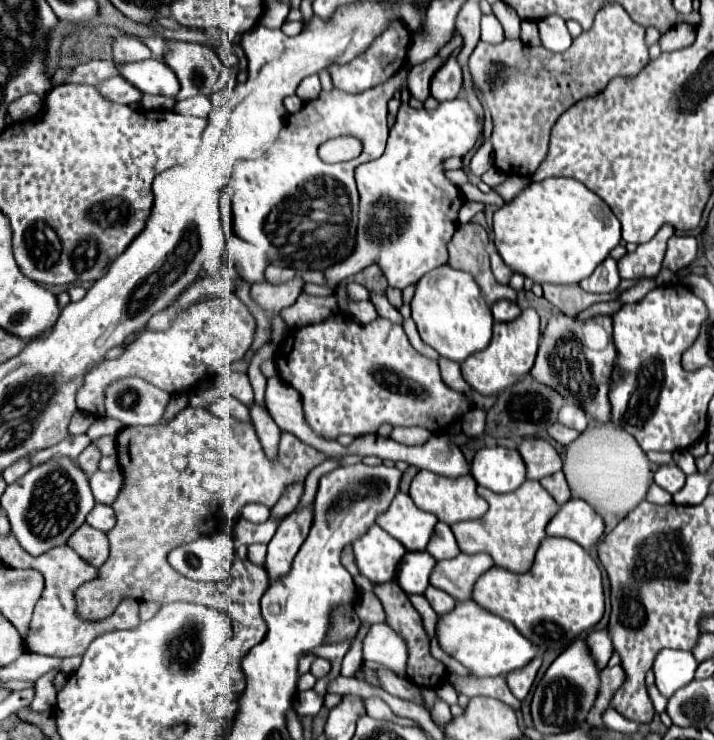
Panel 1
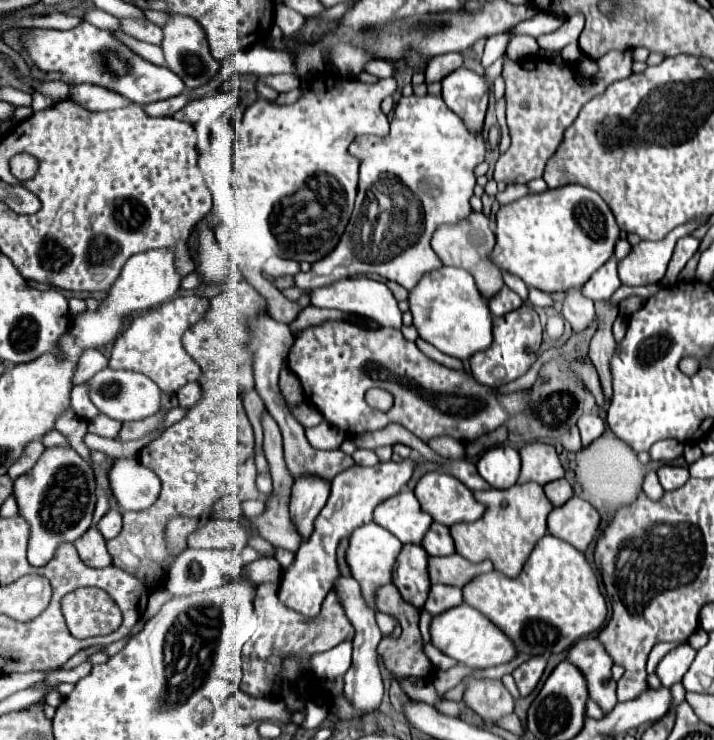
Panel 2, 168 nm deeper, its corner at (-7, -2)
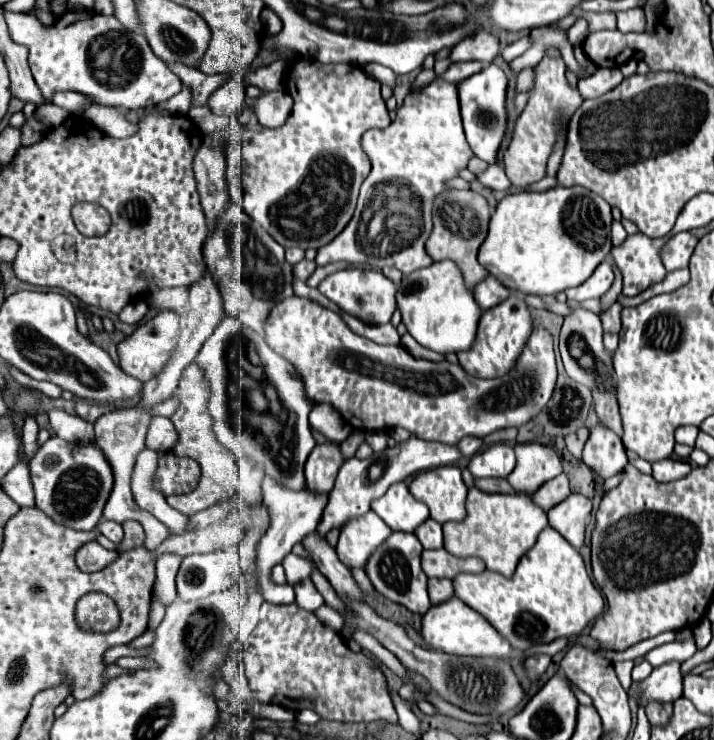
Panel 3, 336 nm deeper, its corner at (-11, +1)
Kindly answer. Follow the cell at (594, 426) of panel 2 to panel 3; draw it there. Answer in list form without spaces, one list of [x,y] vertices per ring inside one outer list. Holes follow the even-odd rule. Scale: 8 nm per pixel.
[[[598,423],[590,429],[590,437],[584,445],[582,461],[594,473],[608,479],[626,467],[628,455],[622,445],[622,439],[614,431],[608,431],[608,427]]]

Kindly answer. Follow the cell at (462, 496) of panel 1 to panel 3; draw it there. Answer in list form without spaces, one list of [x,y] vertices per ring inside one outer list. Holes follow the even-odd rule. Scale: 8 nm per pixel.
[[[456,465],[428,469],[410,483],[410,493],[428,505],[430,517],[438,523],[466,519],[468,487]]]

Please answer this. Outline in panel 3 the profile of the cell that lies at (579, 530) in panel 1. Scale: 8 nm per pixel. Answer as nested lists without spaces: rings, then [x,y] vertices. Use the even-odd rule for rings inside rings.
[[[572,493],[568,499],[548,511],[550,527],[556,529],[572,547],[580,549],[584,545],[586,519],[592,513],[592,501],[580,493]]]

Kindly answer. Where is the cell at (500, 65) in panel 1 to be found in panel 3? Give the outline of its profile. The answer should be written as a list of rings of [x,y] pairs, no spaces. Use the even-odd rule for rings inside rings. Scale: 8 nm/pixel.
[[[544,57],[534,67],[534,85],[528,91],[530,93],[528,103],[526,103],[520,119],[516,121],[510,149],[504,153],[504,171],[506,171],[508,179],[512,181],[512,185],[518,189],[524,189],[526,185],[540,181],[544,177],[546,161],[554,151],[558,133],[562,129],[568,129],[568,123],[570,123],[574,111],[584,101],[580,91],[568,83],[564,73],[566,73],[566,67],[564,67],[562,59]],[[558,117],[562,117],[560,123],[558,123]]]

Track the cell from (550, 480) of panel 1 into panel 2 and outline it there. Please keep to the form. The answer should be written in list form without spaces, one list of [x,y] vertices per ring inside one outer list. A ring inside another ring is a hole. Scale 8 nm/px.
[[[560,478],[560,480],[548,482],[544,486],[544,494],[552,506],[562,506],[568,498],[572,498],[572,486],[566,482],[566,478]]]

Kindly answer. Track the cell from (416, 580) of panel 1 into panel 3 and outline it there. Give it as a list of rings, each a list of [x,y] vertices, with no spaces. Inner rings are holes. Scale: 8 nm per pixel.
[[[396,531],[374,551],[374,555],[368,559],[368,565],[366,565],[366,573],[372,581],[372,585],[376,587],[376,591],[380,591],[386,599],[400,603],[400,605],[408,607],[412,613],[420,613],[420,615],[424,615],[430,609],[428,577],[424,575],[424,571],[420,567],[422,551],[424,551],[424,547],[416,539],[414,533],[404,535],[404,533]]]

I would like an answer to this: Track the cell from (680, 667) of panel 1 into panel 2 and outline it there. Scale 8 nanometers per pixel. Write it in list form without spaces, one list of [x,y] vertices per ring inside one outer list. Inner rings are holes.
[[[682,644],[668,652],[656,666],[656,674],[662,682],[662,686],[672,686],[682,680],[682,676],[688,672],[688,666],[692,664],[696,656],[696,650],[690,644]]]

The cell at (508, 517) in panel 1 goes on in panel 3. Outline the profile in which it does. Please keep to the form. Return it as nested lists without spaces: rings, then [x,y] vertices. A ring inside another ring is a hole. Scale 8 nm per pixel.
[[[476,487],[468,491],[468,501],[466,501],[468,517],[460,523],[444,523],[444,549],[456,557],[480,557],[486,563],[486,569],[502,573],[504,577],[512,577],[514,569],[520,561],[520,557],[536,543],[538,535],[548,527],[548,517],[546,513],[532,501],[532,493],[522,491],[522,493],[484,493]]]

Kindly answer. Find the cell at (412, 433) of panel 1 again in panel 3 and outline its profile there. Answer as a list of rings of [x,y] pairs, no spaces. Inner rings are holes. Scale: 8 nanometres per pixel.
[[[464,437],[460,443],[458,443],[458,449],[464,457],[472,457],[480,451],[482,447],[482,439],[476,439],[476,437]]]

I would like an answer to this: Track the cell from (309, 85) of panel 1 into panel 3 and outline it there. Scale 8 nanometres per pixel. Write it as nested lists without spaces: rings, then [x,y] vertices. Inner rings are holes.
[[[284,90],[262,93],[254,101],[250,101],[258,121],[266,127],[280,127],[286,121],[293,106],[293,99]]]

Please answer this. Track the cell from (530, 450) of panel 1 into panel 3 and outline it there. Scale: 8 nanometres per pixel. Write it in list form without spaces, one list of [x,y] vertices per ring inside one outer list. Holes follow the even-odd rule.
[[[520,443],[516,449],[516,469],[508,475],[508,483],[516,491],[534,493],[542,483],[562,473],[558,453],[542,443]]]

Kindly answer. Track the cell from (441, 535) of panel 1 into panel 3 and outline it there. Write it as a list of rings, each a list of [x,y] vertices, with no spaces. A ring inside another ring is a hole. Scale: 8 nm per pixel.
[[[428,519],[428,523],[422,523],[414,535],[420,539],[424,549],[442,549],[444,547],[442,525],[436,523],[434,519]]]

